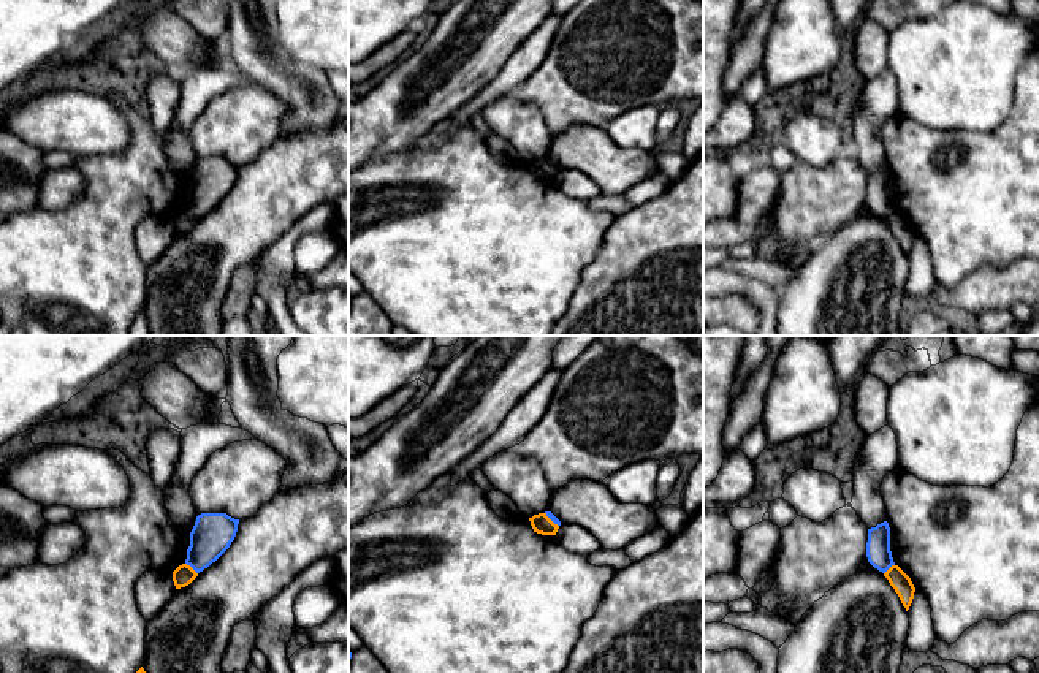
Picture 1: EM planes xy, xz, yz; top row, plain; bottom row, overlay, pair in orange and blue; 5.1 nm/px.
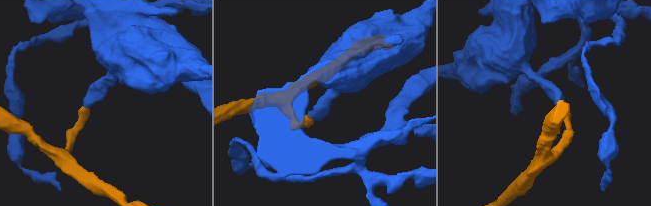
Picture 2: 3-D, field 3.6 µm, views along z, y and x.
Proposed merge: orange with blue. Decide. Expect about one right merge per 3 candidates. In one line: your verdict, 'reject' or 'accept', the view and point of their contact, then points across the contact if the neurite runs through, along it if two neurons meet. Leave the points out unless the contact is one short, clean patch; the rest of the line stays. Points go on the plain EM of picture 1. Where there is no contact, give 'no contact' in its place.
reject; meets orange in xy at (192, 214); border along xy (186, 208), (197, 219)

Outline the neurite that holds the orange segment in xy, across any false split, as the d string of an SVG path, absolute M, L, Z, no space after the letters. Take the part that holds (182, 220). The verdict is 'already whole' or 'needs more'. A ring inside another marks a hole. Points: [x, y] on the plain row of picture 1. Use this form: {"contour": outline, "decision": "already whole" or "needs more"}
{"contour": "M187 209L179 211L173 217L173 226L174 226L176 234L188 231L196 222L198 219Z", "decision": "already whole"}

